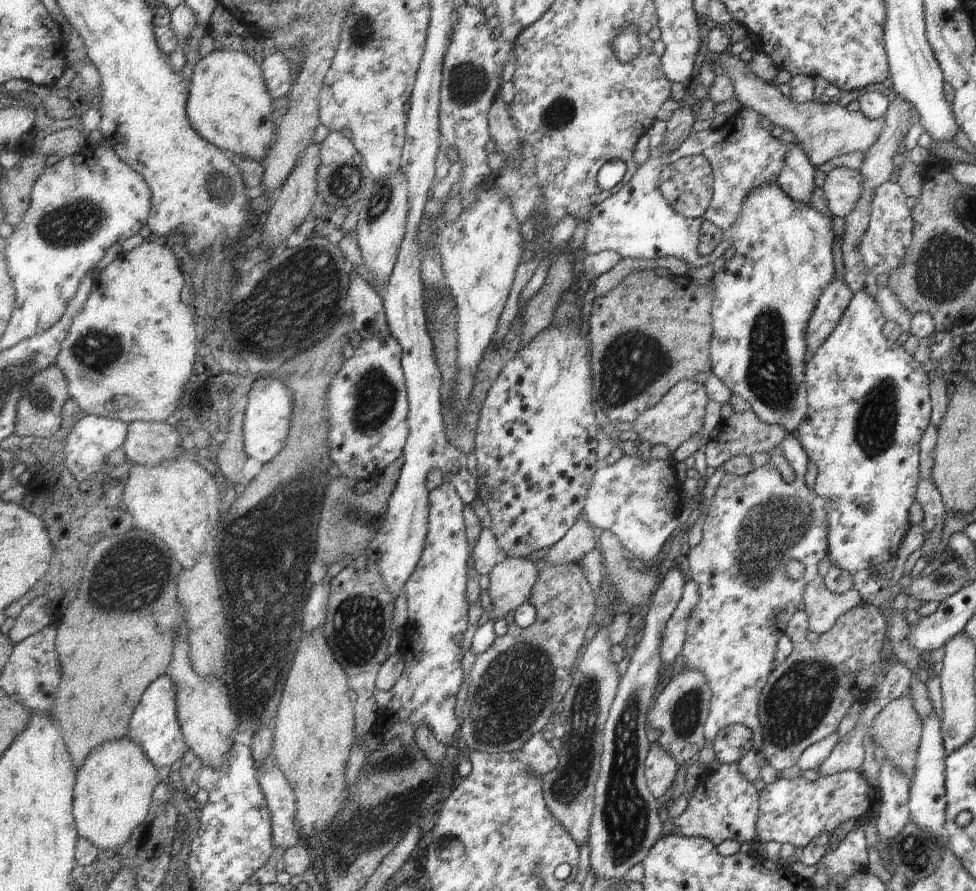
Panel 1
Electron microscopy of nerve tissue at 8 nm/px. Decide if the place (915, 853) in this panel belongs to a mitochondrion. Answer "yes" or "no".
yes

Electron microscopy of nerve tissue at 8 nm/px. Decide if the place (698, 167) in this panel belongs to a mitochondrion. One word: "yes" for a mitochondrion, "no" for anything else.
yes

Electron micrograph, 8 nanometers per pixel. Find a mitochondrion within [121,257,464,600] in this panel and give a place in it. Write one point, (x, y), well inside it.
(375, 395)

